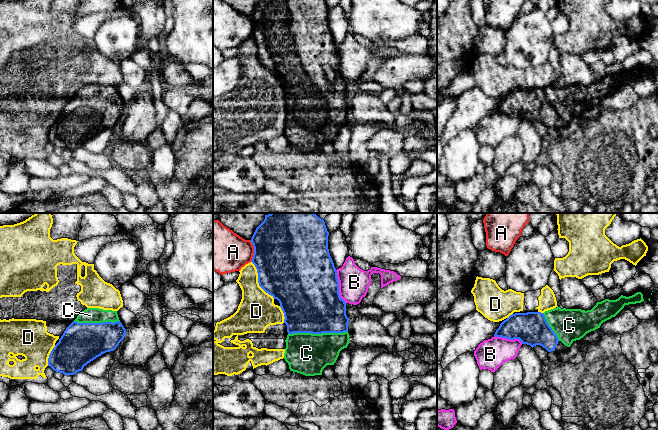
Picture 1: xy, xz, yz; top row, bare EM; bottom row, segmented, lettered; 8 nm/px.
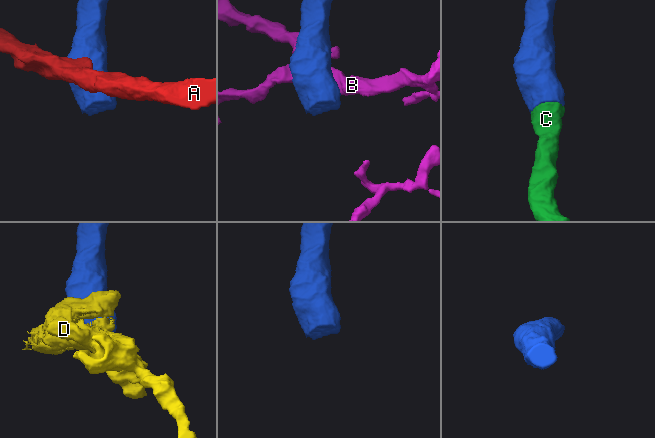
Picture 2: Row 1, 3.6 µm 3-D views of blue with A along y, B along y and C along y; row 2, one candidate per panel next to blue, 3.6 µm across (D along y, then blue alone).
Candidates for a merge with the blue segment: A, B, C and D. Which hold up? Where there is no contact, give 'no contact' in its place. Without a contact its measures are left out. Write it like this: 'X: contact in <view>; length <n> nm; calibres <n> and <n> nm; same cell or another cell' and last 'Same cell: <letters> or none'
A: contact in xz; length 180 nm; calibres 500 and 340 nm; another cell
B: contact in xz; length 280 nm; calibres 500 and 240 nm; another cell
C: contact in xz; length 480 nm; calibres 480 and 340 nm; same cell
D: contact in xz; length 360 nm; calibres 480 and 300 nm; another cell
Same cell: C

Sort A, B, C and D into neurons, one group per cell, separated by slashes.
A / B / C / D

